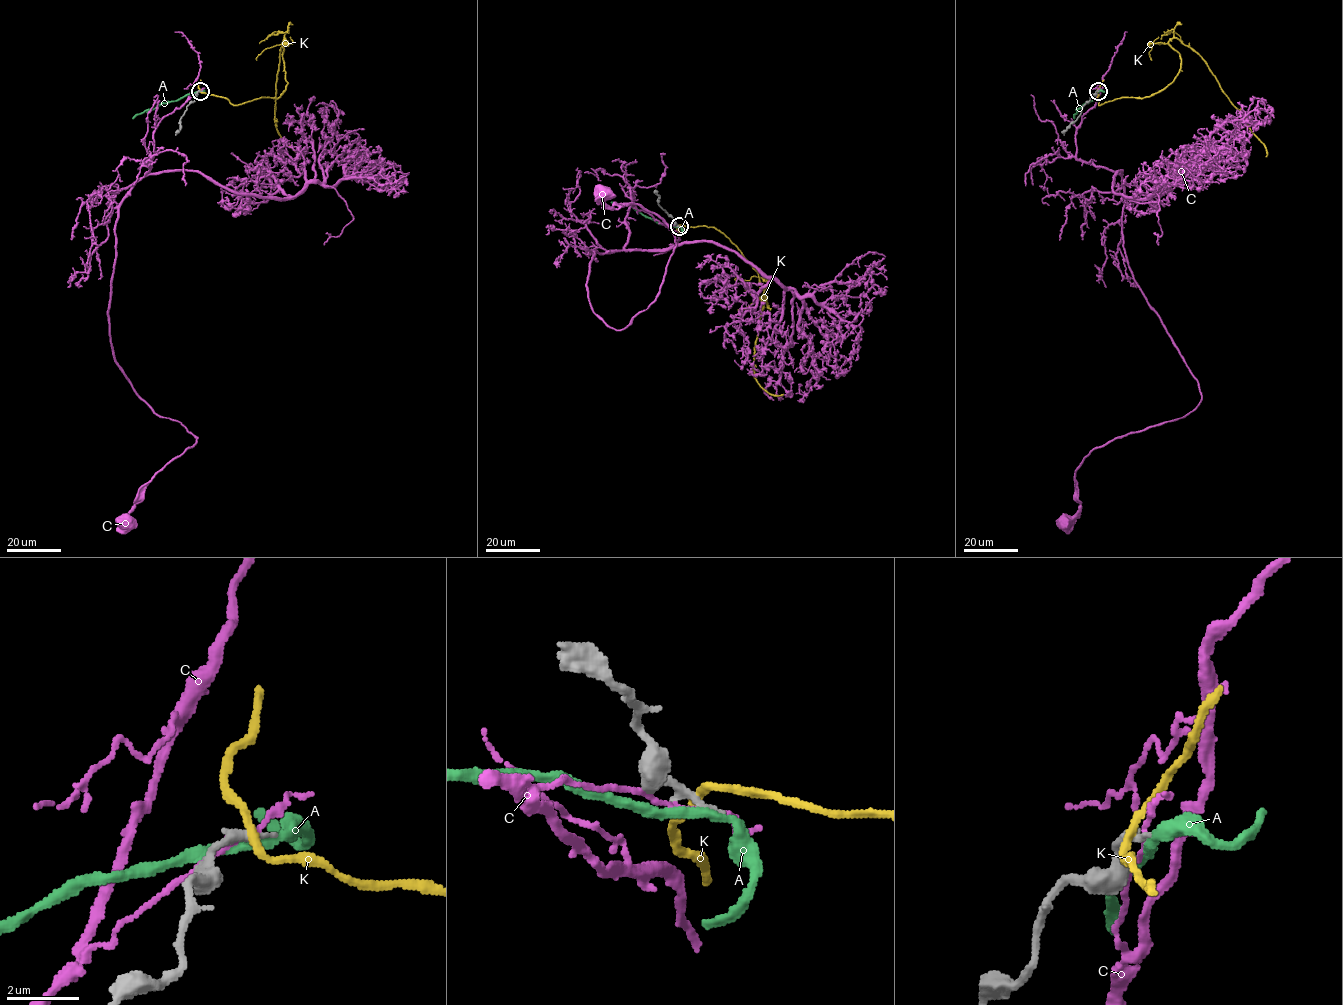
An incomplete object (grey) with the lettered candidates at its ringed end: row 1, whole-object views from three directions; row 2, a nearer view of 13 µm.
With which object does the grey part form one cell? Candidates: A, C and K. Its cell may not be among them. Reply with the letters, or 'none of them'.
none of them

